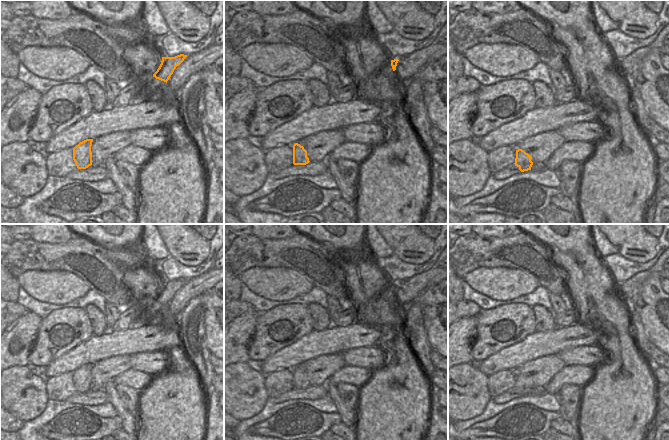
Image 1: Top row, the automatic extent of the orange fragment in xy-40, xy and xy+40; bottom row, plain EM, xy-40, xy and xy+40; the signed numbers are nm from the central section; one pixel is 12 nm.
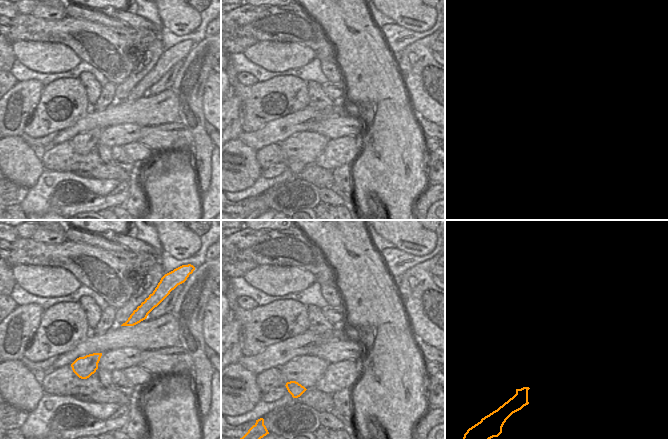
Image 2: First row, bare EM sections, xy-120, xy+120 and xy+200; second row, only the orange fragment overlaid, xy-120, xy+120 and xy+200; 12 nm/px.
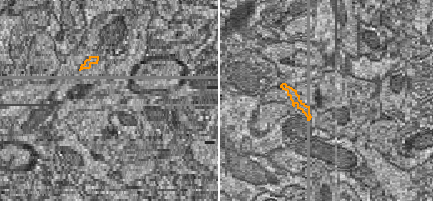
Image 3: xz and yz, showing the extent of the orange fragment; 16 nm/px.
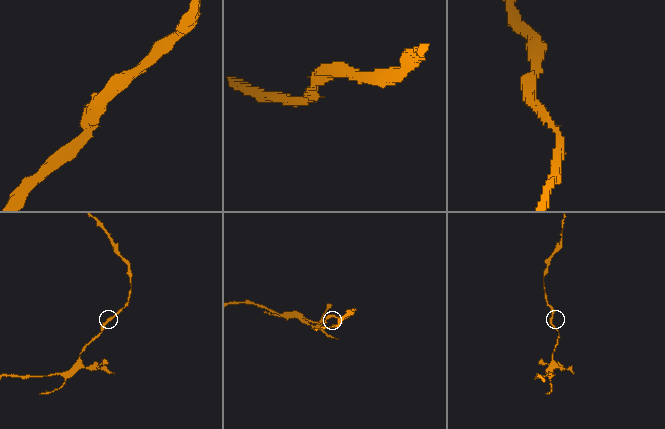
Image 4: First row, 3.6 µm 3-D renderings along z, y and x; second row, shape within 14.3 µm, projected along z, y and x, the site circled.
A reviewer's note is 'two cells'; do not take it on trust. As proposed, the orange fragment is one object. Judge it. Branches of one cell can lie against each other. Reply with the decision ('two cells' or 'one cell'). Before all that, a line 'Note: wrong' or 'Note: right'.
Note: wrong
one cell

